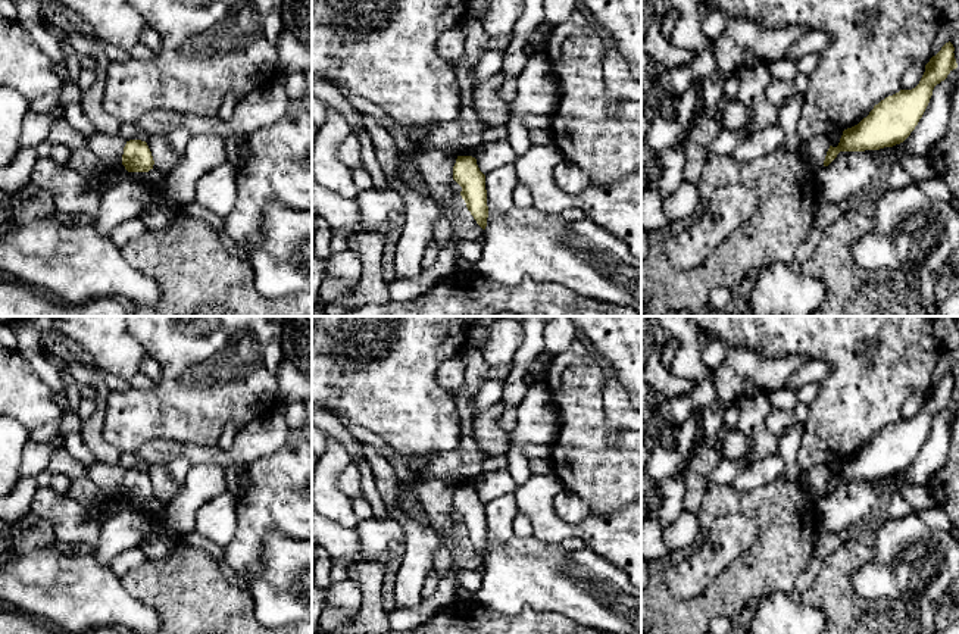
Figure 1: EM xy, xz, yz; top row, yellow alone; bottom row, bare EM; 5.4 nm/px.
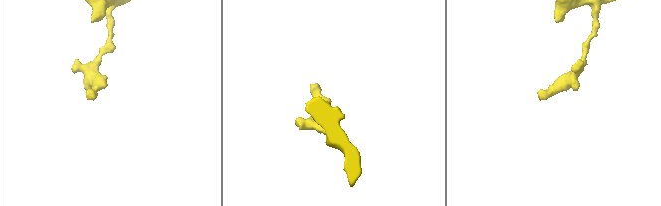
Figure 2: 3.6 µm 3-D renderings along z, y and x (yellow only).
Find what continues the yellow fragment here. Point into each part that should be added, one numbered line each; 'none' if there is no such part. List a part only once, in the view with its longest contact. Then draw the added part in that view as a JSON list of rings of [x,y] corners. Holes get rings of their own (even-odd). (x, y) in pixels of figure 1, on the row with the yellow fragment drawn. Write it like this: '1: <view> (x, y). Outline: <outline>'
none

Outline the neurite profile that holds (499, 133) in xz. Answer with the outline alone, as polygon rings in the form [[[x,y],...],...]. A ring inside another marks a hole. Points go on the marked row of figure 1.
[[[497,125],[493,128],[487,128],[482,134],[482,144],[485,143],[497,143],[507,140],[507,129],[506,125]]]

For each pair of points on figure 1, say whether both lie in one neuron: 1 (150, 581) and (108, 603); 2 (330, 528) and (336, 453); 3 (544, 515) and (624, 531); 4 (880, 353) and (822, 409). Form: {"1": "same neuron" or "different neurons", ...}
{"1": "different neurons", "2": "different neurons", "3": "same neuron", "4": "same neuron"}

